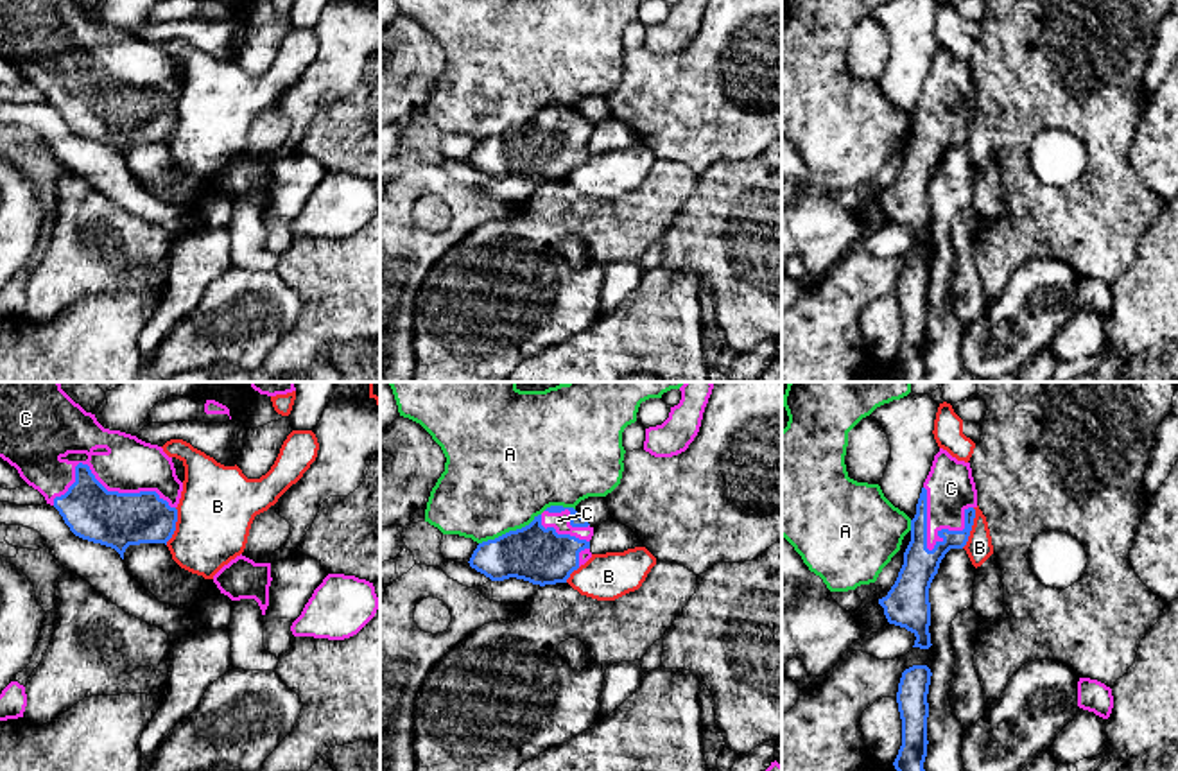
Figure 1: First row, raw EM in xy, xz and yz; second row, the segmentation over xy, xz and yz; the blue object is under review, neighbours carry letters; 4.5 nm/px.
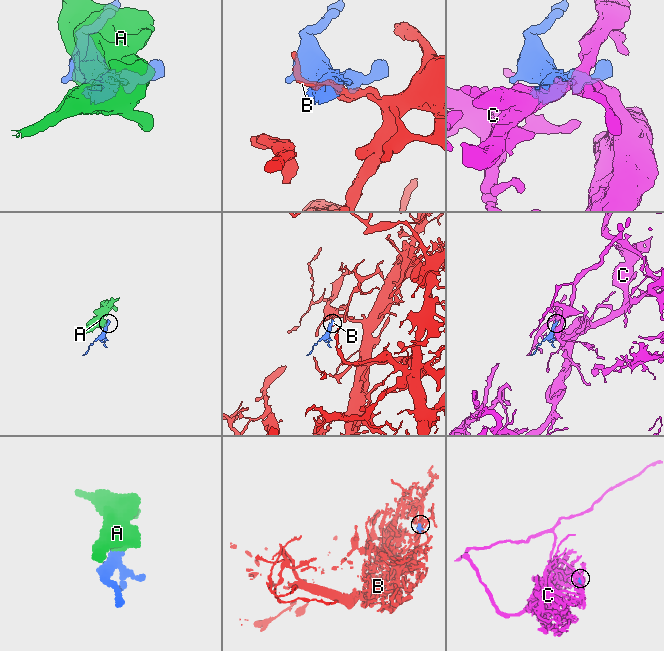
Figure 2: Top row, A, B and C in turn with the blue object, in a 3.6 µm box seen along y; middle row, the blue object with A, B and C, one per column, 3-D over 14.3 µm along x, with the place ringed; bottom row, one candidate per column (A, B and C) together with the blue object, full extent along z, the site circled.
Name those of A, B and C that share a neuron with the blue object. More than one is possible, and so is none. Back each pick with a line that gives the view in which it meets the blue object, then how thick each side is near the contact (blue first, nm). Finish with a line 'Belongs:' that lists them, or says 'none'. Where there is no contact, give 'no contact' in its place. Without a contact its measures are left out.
C: meets blue in xy; 240 nm thick on the blue side, 240 nm on the other
Belongs: C

